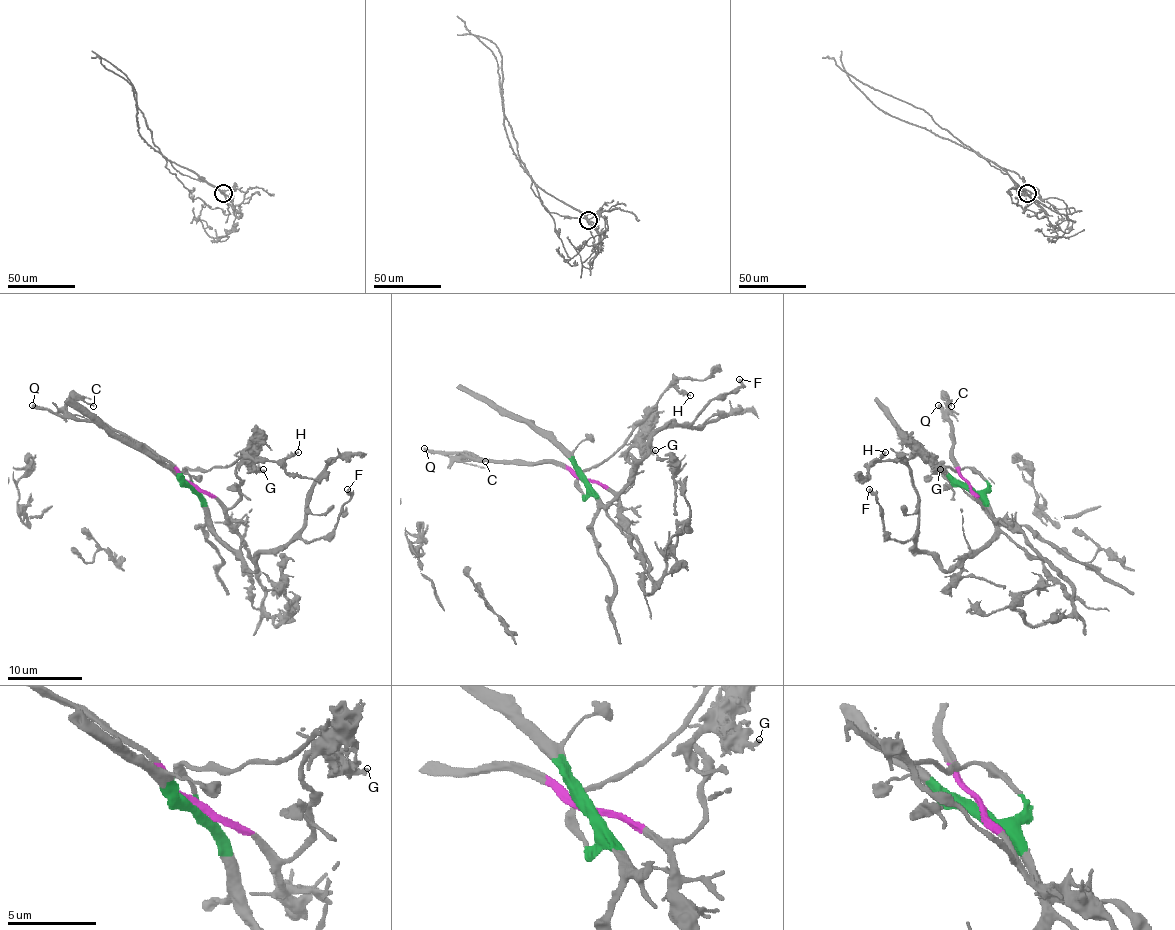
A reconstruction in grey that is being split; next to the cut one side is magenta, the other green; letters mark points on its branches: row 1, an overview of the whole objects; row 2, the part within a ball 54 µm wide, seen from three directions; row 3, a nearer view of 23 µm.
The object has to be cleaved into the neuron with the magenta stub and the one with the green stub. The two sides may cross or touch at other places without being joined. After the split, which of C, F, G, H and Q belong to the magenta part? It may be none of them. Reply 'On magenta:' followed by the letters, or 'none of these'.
On magenta: C, G, Q

